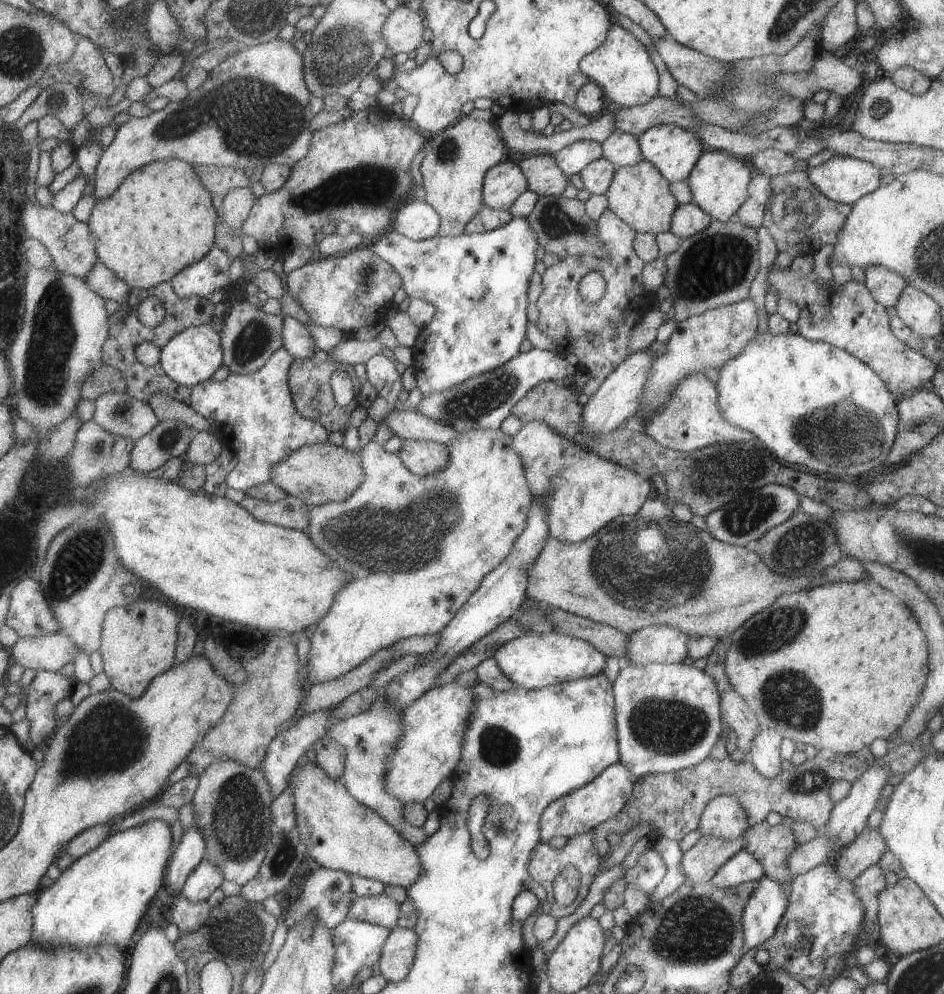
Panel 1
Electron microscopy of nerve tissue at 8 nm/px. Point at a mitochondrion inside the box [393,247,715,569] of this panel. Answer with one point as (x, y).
(471, 404)

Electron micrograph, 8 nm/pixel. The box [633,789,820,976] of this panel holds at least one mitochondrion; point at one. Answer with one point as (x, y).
(695, 930)

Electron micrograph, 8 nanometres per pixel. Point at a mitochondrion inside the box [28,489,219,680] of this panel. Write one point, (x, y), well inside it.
(80, 561)

